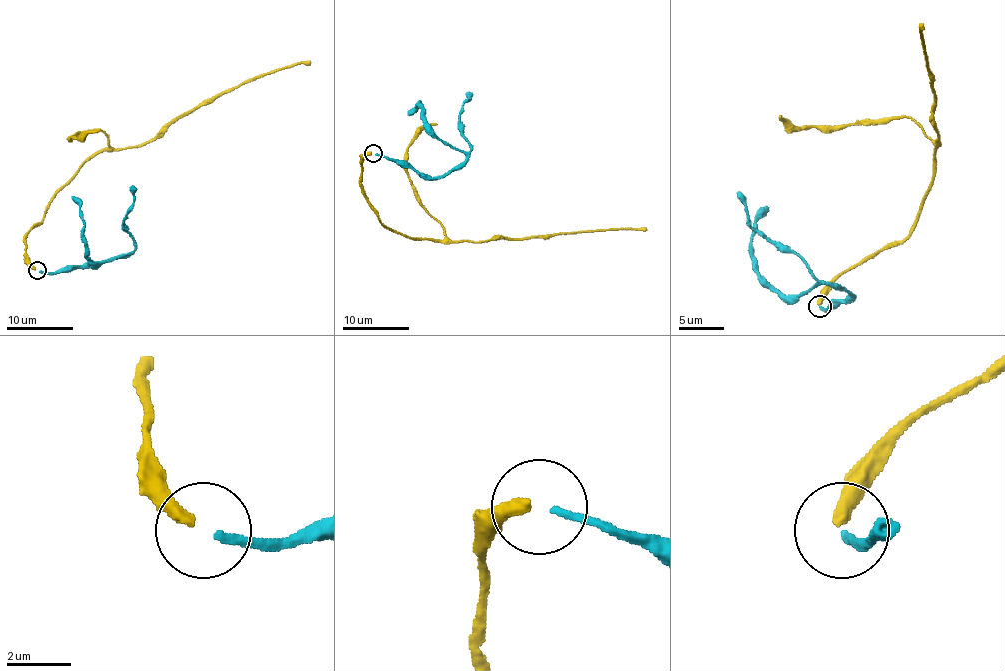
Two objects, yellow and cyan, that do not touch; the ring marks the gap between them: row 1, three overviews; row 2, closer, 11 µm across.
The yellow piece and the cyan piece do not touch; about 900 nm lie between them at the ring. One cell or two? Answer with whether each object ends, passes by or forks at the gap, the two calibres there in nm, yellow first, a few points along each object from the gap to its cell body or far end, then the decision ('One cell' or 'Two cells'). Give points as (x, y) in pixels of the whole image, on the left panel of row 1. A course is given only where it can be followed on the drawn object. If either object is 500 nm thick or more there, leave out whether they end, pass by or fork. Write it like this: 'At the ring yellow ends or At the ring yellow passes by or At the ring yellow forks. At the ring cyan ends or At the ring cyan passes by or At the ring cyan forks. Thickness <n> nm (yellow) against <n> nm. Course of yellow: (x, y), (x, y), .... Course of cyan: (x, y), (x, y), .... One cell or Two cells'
At the ring yellow ends. At the ring cyan ends. Thickness 380 nm (yellow) against 240 nm. Course of yellow: (35, 270), (26, 235), (81, 167), (104, 150), (148, 143), (243, 83), (311, 62). Course of cyan: (40, 270), (70, 270), (129, 253), (95, 263), (88, 257), (85, 220), (80, 205), (71, 197). One cell

